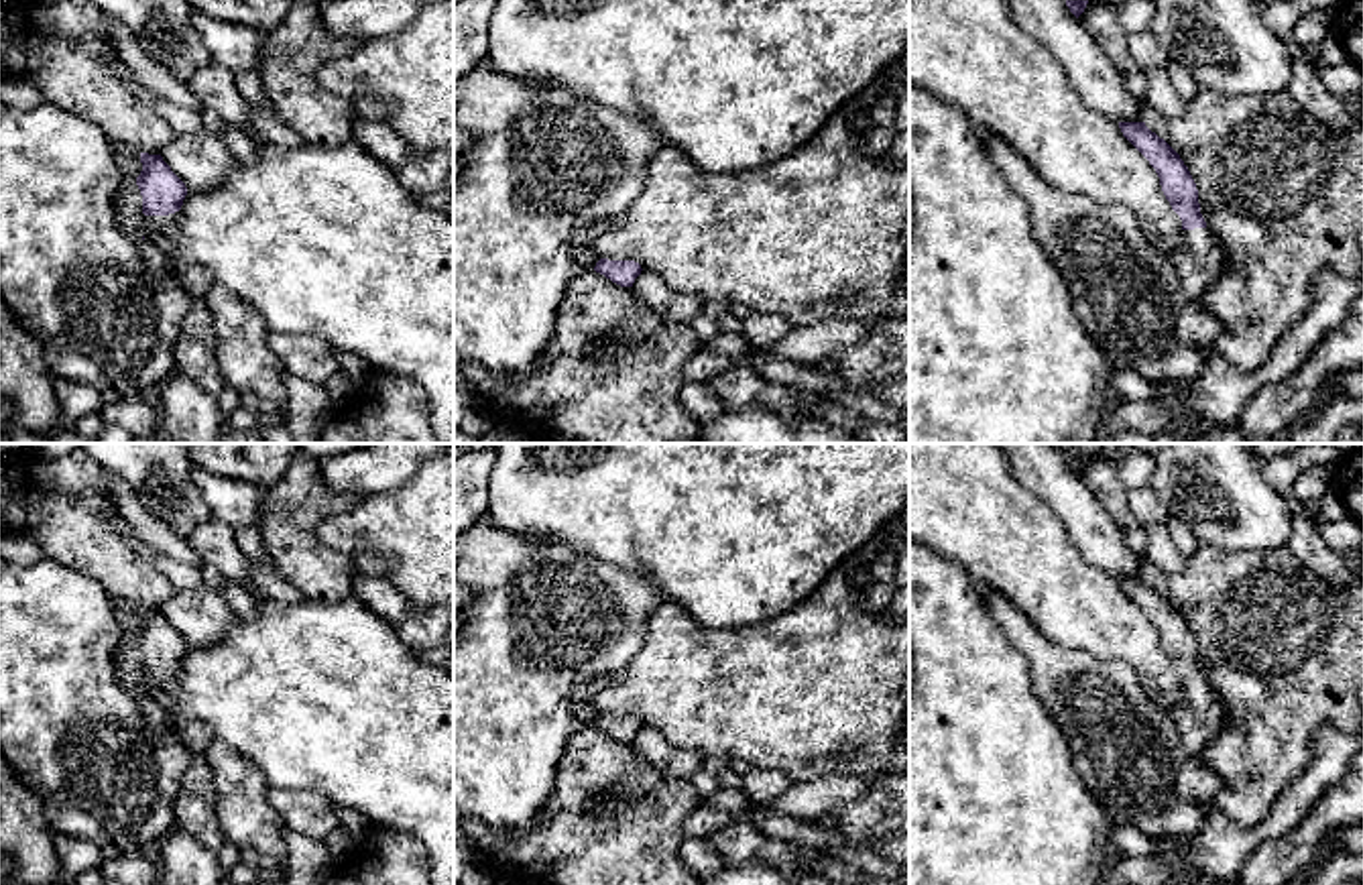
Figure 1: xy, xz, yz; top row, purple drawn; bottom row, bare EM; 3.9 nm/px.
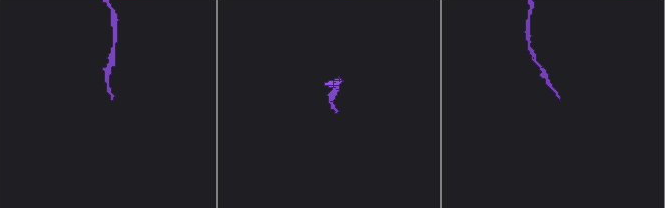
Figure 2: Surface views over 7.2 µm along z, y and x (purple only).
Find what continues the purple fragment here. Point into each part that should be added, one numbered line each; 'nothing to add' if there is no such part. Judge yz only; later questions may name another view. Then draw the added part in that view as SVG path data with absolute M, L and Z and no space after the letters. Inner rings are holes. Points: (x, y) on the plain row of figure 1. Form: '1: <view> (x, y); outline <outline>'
1: yz (1199, 717); outline M1206 684L1182 686L1182 698L1184 702L1172 706L1170 714L1180 730L1184 749L1204 759L1208 743L1219 732L1223 710Z

